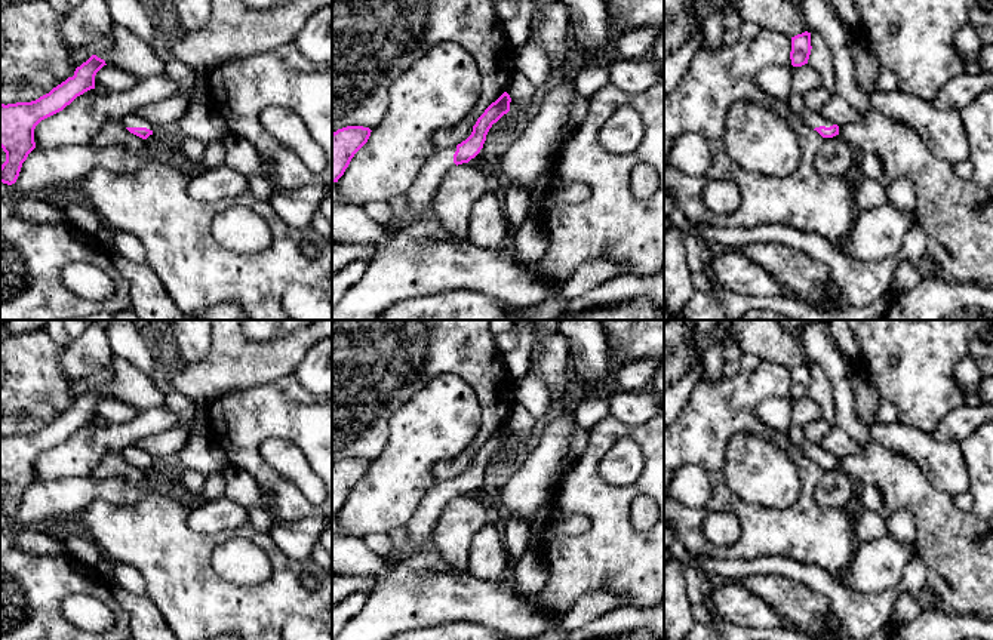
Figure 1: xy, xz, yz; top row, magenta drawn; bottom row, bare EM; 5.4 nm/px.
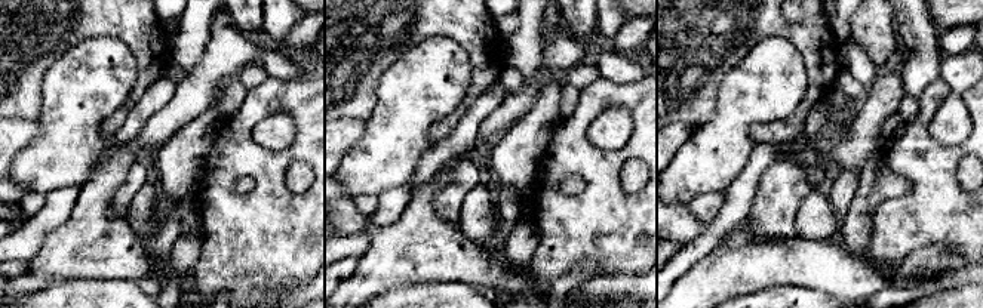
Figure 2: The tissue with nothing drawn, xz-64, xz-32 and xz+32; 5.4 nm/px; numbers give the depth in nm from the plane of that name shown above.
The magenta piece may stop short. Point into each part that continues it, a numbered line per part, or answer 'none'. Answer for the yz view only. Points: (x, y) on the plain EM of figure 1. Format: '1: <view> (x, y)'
1: yz (802, 443)

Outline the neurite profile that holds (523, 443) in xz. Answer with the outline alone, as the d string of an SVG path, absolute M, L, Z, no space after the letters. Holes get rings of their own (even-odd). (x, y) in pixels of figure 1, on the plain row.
M538 422L532 434L519 434L517 439L504 446L489 461L489 468L495 470L499 465L508 464L522 455L528 455L537 444L544 422Z

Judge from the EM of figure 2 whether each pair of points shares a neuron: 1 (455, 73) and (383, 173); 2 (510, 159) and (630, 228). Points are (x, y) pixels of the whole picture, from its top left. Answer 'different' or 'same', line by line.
1: same
2: different

